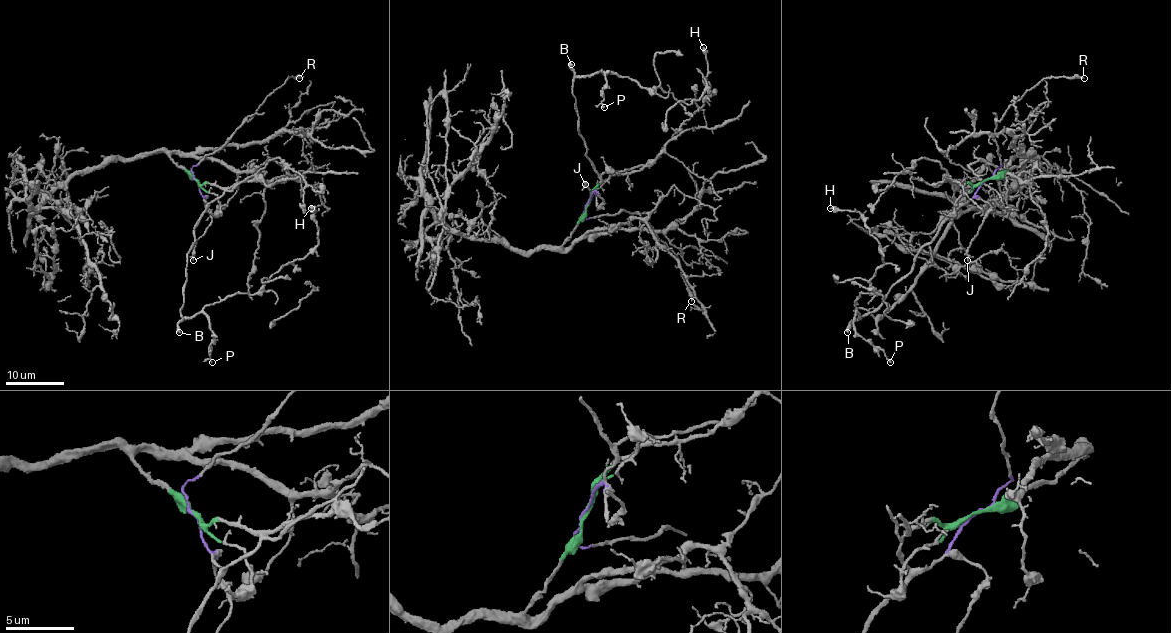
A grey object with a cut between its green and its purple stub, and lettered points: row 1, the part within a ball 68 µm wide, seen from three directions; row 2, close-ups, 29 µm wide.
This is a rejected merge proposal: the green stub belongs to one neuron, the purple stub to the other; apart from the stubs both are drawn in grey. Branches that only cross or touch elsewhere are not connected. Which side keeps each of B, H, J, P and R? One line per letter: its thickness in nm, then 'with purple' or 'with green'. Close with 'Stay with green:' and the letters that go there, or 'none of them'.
B: 400 nm | with purple
H: 480 nm | with purple
J: 140 nm | with purple
P: 100 nm | with purple
R: 260 nm | with purple
Stay with green: none of them

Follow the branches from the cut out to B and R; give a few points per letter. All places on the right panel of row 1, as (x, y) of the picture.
B: (987, 180), (940, 227), (917, 255), (912, 268), (890, 289), (883, 302), (856, 318), (848, 333)
R: (987, 180), (1002, 164), (993, 133), (1006, 110), (1047, 77), (1084, 77)

